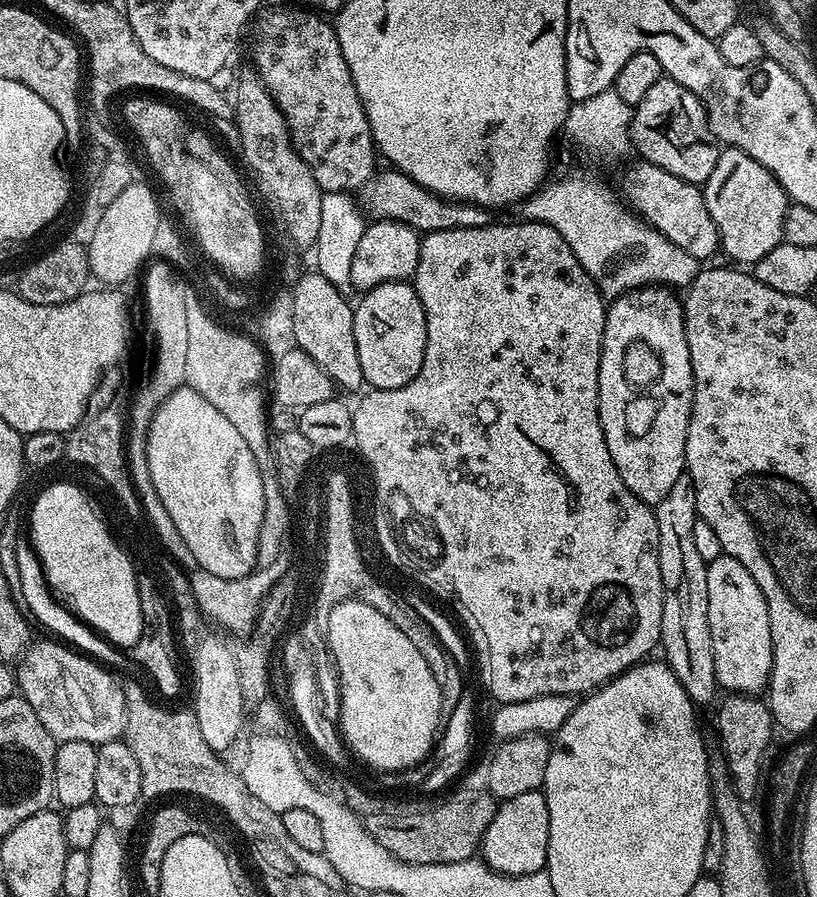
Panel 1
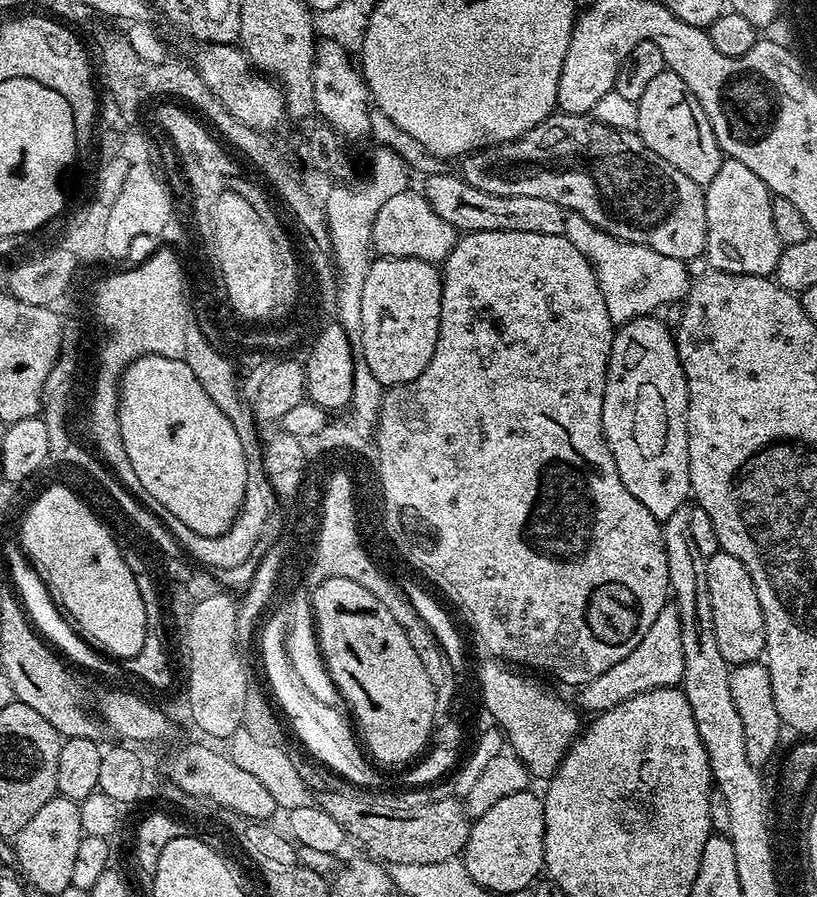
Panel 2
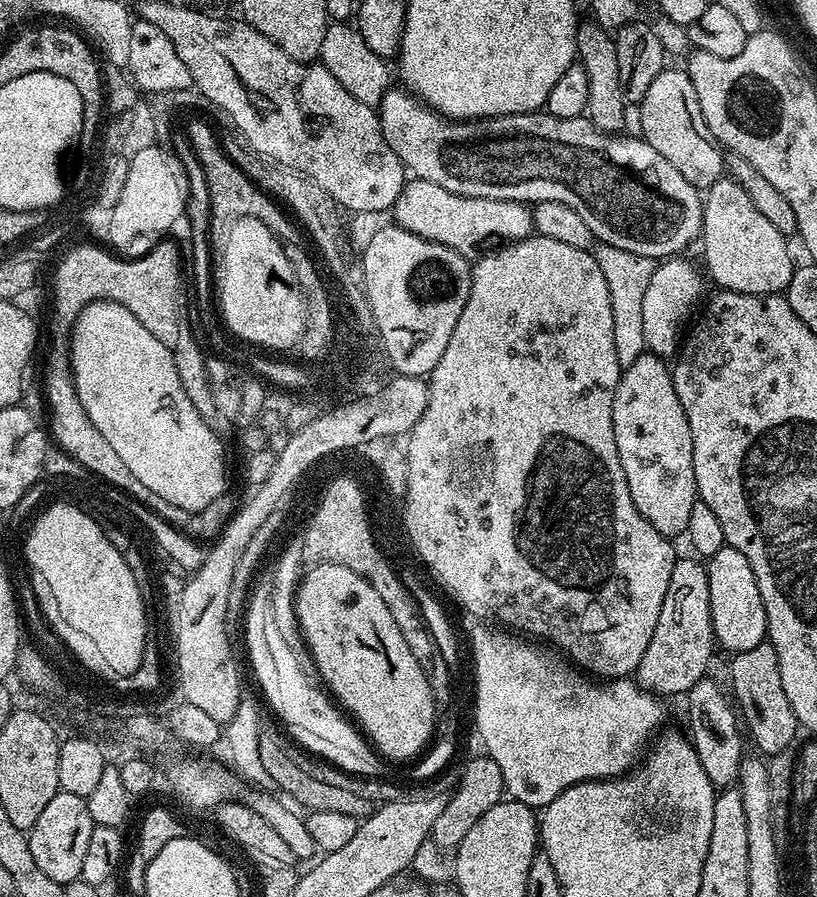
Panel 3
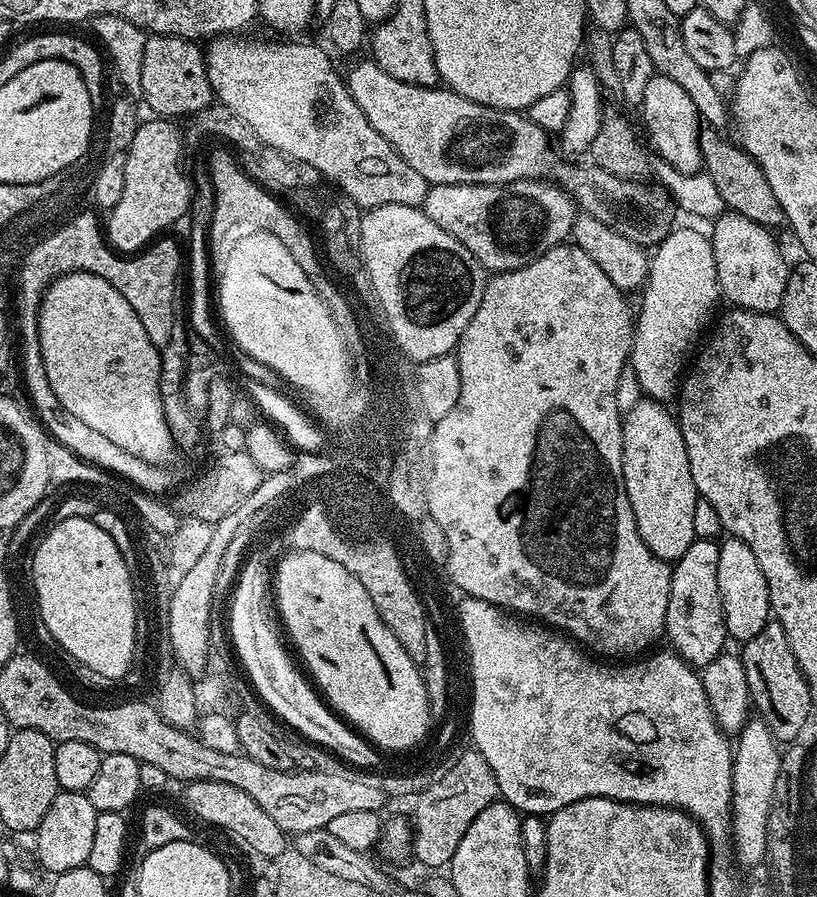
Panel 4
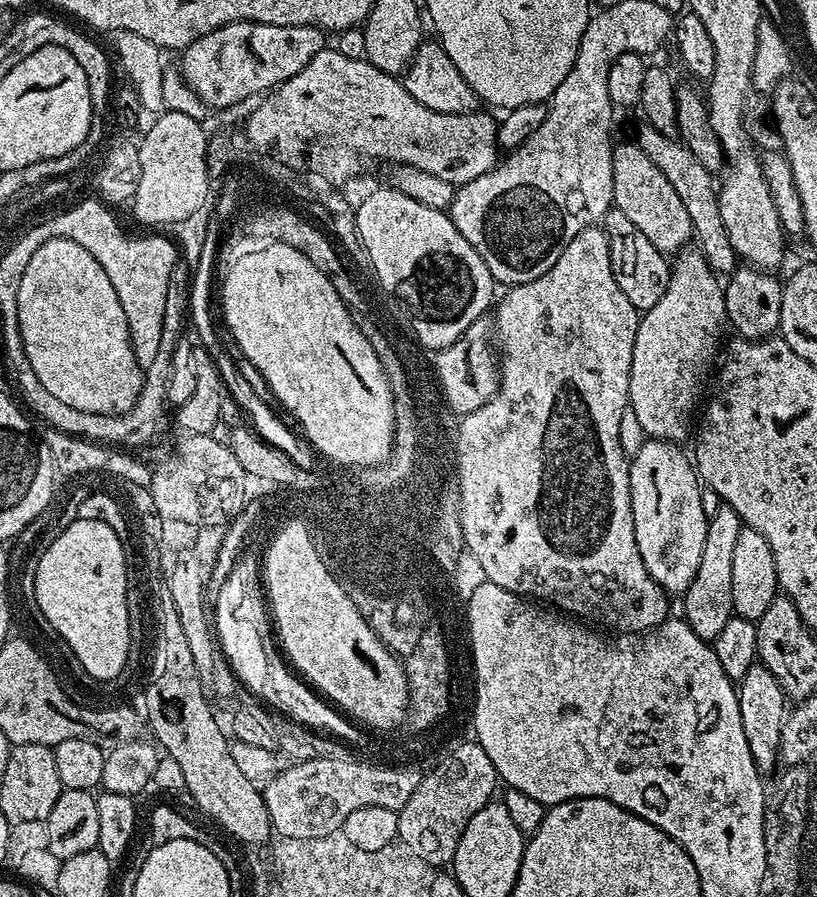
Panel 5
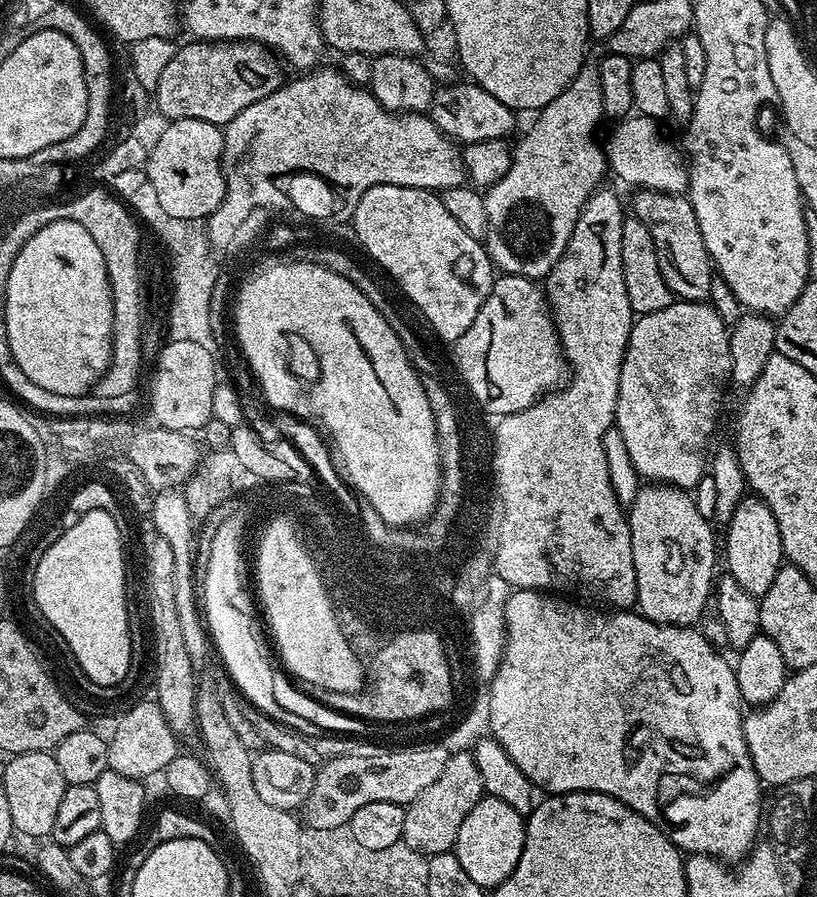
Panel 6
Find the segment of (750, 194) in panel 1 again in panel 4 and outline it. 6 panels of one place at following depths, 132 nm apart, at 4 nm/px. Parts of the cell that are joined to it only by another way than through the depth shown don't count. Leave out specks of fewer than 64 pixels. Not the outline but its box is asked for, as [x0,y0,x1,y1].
[710,211,790,313]

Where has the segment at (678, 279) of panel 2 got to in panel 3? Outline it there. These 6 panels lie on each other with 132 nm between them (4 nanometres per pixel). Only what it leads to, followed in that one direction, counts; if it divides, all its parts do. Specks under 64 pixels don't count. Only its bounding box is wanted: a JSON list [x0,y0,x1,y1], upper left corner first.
[594,243,657,369]

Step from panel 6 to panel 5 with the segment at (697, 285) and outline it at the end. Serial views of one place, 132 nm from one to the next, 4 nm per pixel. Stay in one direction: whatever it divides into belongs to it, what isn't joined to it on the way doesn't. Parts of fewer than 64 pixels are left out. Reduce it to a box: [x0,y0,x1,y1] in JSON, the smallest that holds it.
[612,143,693,253]

